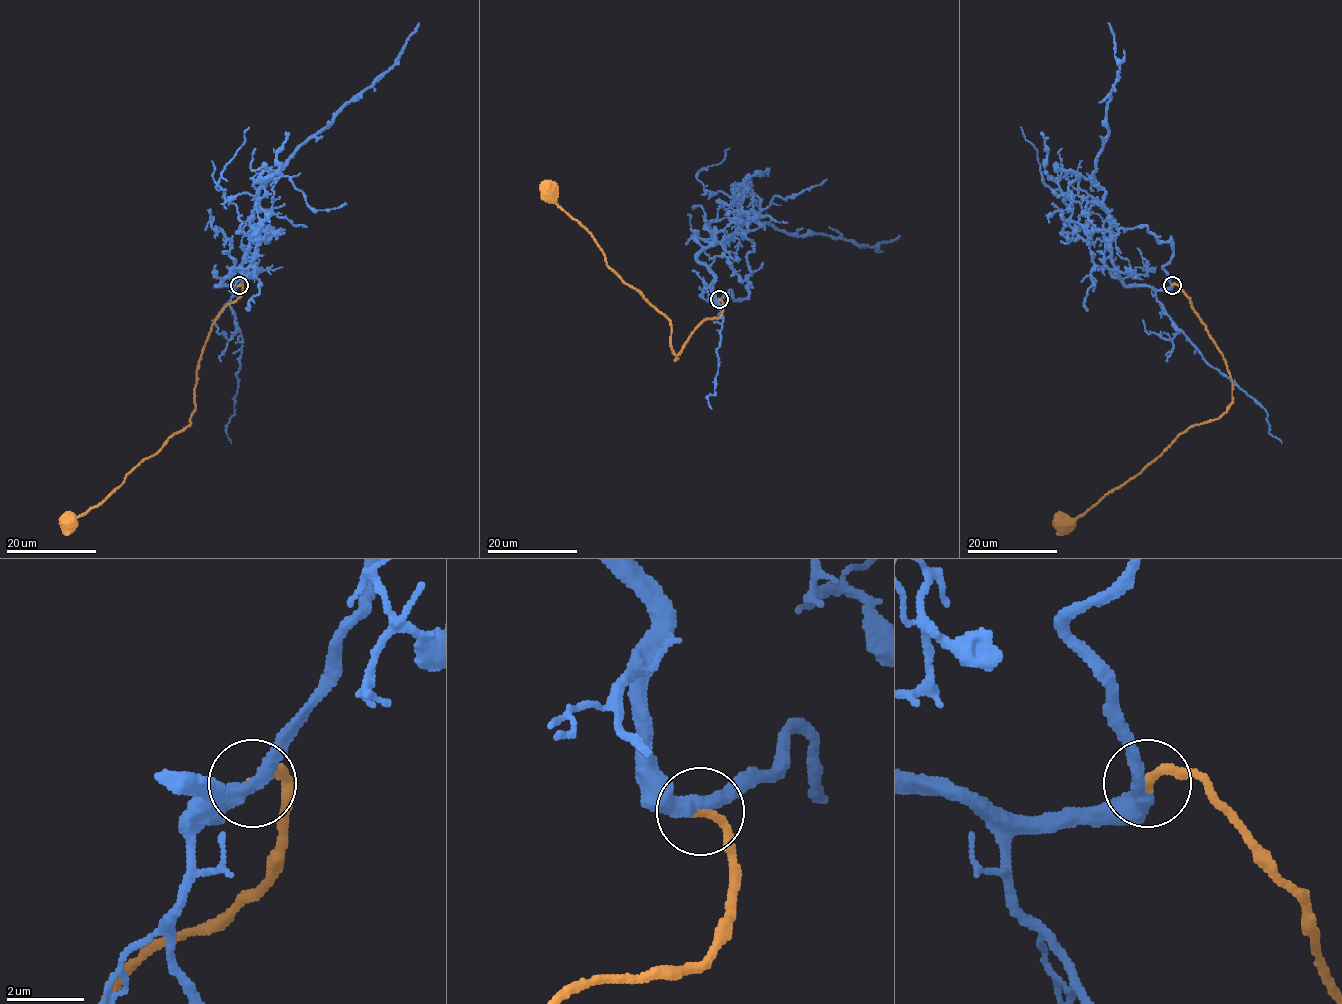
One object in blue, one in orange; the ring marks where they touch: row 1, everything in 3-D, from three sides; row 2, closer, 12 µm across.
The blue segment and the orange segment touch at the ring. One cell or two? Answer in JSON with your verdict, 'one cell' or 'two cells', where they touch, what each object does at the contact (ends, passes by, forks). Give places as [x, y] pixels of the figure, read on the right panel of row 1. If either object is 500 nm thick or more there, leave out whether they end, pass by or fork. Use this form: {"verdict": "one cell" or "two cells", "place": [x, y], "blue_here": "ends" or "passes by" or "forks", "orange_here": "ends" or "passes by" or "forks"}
{"verdict": "one cell", "place": [1172, 285], "blue_here": "passes by", "orange_here": "ends"}

